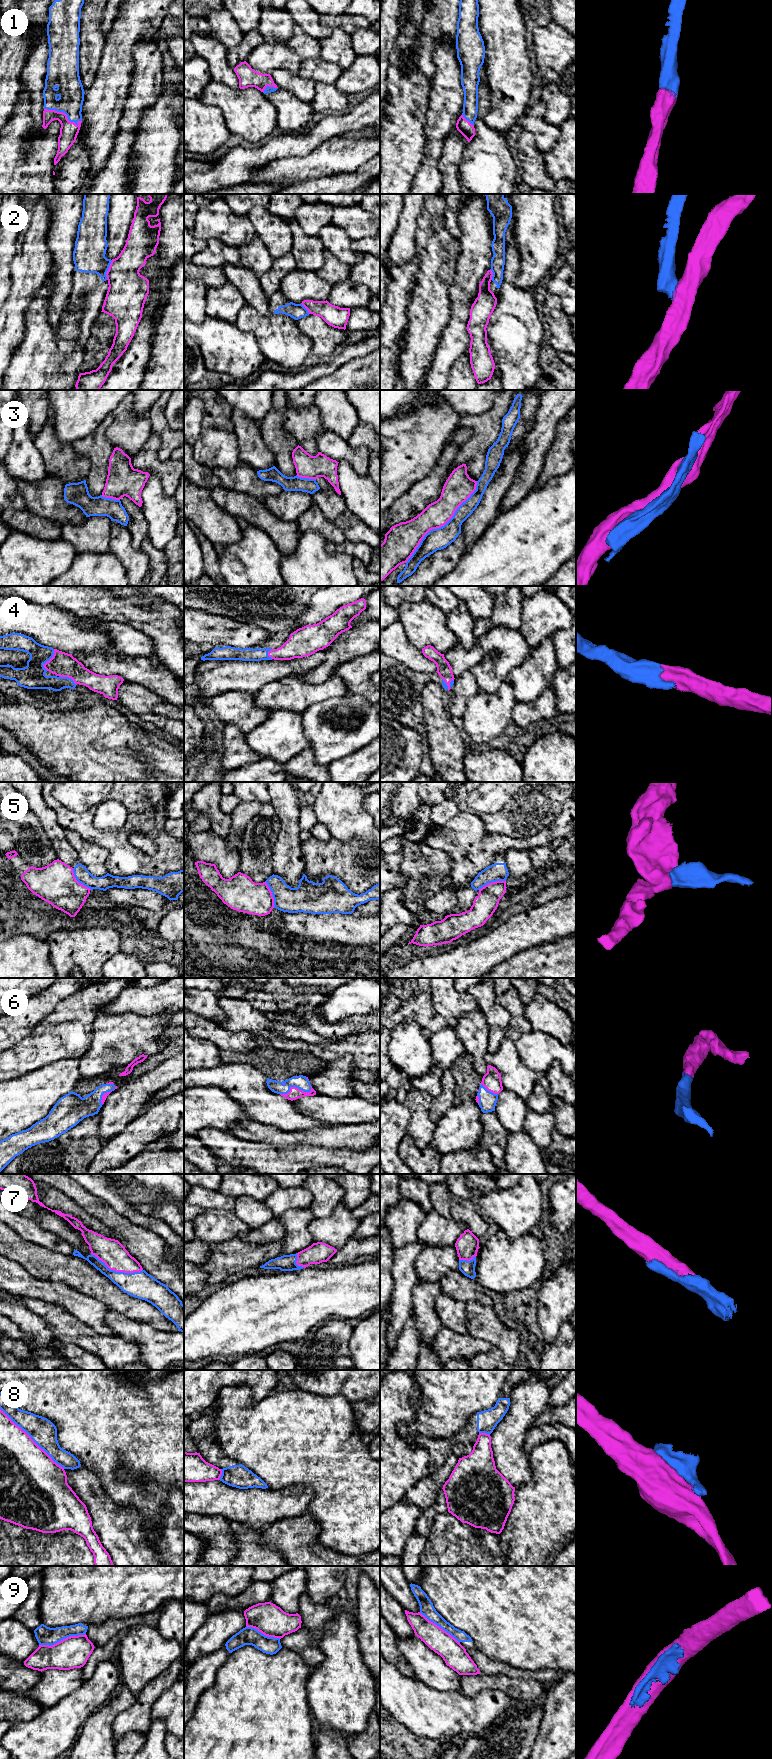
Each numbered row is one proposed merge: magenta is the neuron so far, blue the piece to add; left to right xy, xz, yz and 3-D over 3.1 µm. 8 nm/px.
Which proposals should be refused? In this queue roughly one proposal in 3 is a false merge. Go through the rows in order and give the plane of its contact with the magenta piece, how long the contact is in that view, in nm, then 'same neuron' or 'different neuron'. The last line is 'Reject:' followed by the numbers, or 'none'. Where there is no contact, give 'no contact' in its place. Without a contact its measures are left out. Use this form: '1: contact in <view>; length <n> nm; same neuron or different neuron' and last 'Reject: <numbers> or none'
1: contact in xy; length 320 nm; same neuron
2: contact in xy; length 170 nm; different neuron
3: contact in yz; length 850 nm; different neuron
4: contact in xy; length 190 nm; same neuron
5: contact in yz; length 240 nm; different neuron
6: contact in xz; length 260 nm; same neuron
7: contact in xy; length 440 nm; same neuron
8: contact in xy; length 700 nm; different neuron
9: contact in xy; length 380 nm; different neuron
Reject: 2, 3, 5, 8, 9

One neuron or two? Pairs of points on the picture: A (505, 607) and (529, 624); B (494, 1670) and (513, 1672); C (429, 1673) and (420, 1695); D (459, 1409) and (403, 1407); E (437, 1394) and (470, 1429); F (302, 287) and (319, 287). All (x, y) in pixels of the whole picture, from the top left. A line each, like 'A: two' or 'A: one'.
A: two
B: one
C: two
D: two
E: two
F: one

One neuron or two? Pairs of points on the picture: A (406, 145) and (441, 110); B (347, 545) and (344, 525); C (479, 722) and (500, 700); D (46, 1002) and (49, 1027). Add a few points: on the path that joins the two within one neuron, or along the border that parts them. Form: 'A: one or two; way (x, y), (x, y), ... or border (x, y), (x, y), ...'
A: two; border (429, 105), (424, 123), (424, 152)
B: two; border (346, 539), (366, 542), (369, 545)
C: one; way (484, 717), (496, 705)
D: two; border (65, 998), (31, 1030)

